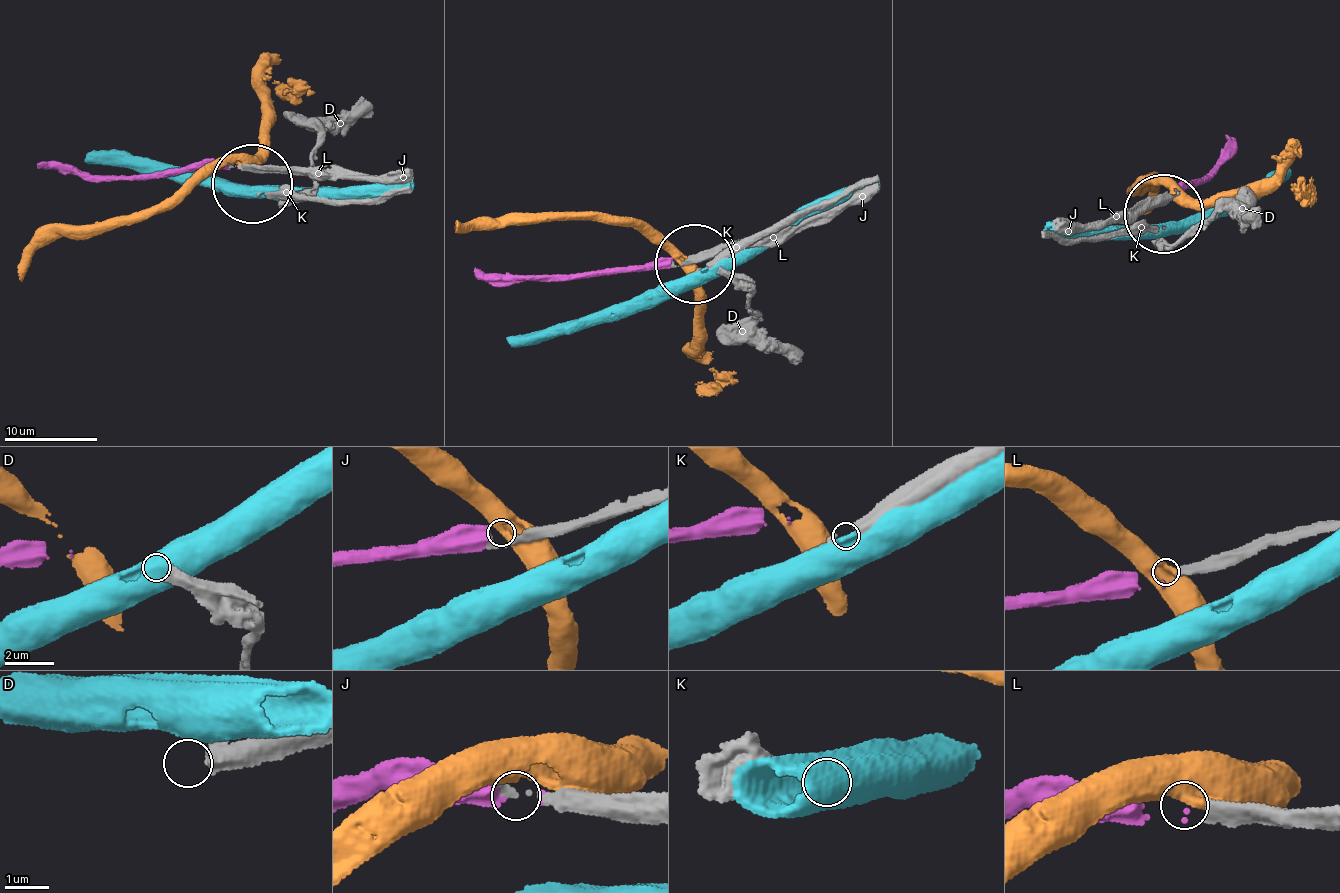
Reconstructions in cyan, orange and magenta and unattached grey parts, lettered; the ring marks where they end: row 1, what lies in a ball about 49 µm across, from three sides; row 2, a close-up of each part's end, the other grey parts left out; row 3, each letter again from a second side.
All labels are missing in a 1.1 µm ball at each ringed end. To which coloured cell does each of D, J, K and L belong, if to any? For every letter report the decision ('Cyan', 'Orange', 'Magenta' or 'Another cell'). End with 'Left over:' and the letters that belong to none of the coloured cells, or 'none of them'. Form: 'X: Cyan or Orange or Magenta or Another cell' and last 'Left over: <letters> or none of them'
D: Another cell
J: Magenta
K: Another cell
L: Another cell
Left over: D, K, L

